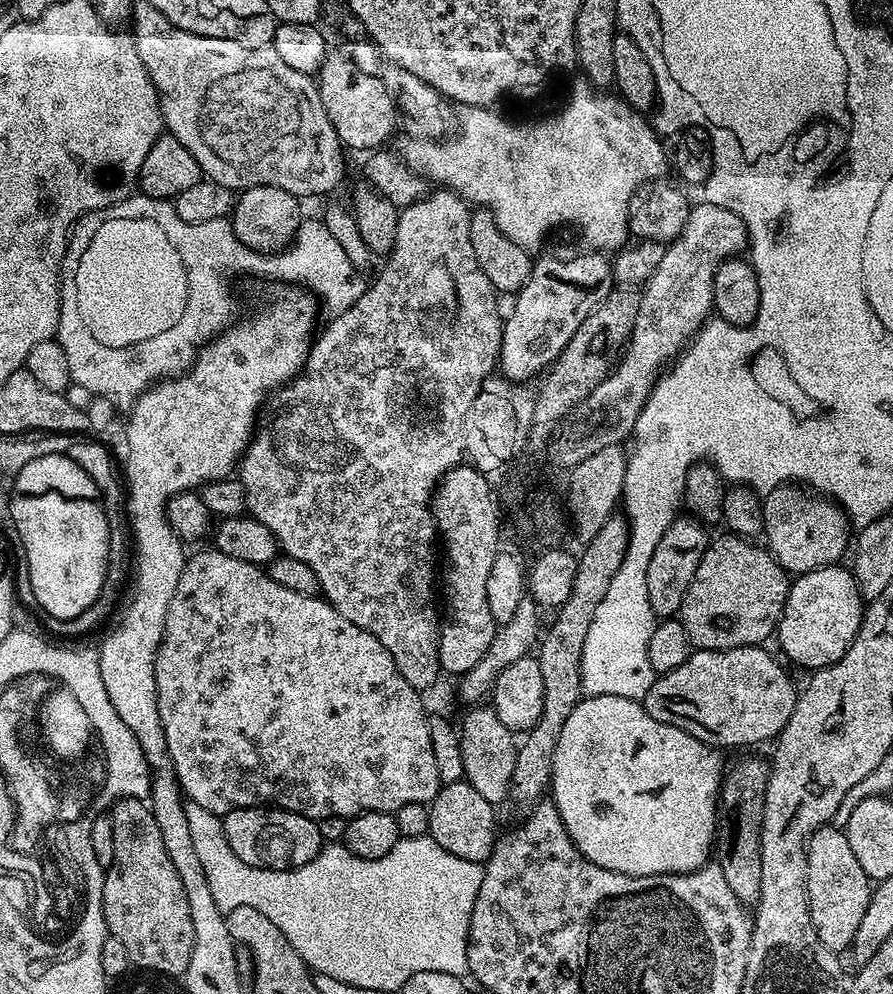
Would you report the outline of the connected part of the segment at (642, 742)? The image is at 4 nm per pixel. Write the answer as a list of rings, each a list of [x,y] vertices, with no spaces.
[[[614,694],[605,696],[584,696],[570,710],[570,718],[566,718],[566,726],[562,726],[562,734],[558,734],[558,746],[552,759],[552,783],[550,799],[560,811],[562,822],[578,850],[586,859],[601,864],[606,870],[614,870],[623,876],[661,876],[671,872],[699,872],[709,863],[710,853],[716,838],[716,801],[720,794],[720,782],[726,771],[726,764],[720,761],[721,753],[710,744],[704,744],[698,738],[686,734],[686,730],[678,730],[678,726],[670,726],[666,722],[658,722],[658,718],[650,718],[646,714],[643,703],[630,698],[618,698]]]

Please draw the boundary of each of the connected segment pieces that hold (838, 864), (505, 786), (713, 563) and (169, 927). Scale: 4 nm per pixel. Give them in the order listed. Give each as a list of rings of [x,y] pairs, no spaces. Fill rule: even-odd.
[[[819,828],[808,839],[807,850],[810,918],[818,938],[831,952],[840,954],[843,948],[844,951],[851,949],[858,922],[862,922],[862,914],[866,914],[866,906],[872,896],[870,881],[858,858],[854,858],[847,835],[839,828]]]
[[[476,706],[465,712],[468,713],[464,721],[458,724],[464,779],[474,786],[474,790],[478,790],[478,794],[482,794],[482,798],[486,798],[486,802],[500,806],[500,803],[508,800],[516,761],[517,737],[506,726],[502,726],[502,718],[498,718],[491,706]]]
[[[723,534],[711,541],[708,549],[702,554],[702,562],[698,562],[698,571],[694,574],[694,582],[686,590],[686,598],[682,602],[678,619],[684,623],[686,634],[690,638],[693,649],[726,650],[741,648],[747,644],[757,646],[765,643],[768,635],[777,631],[780,615],[786,606],[790,587],[789,573],[776,561],[767,547],[760,548],[751,539],[742,536]]]
[[[127,795],[112,805],[110,819],[114,830],[114,858],[104,873],[102,886],[104,925],[108,928],[108,935],[119,938],[126,945],[135,967],[179,977],[190,966],[190,954],[194,950],[194,922],[190,922],[190,902],[186,902],[182,878],[178,878],[178,870],[174,870],[174,862],[170,862],[170,854],[166,854],[152,809],[143,799]]]

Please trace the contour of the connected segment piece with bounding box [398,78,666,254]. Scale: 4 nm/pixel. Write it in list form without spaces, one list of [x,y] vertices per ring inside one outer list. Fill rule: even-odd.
[[[580,78],[572,88],[572,93],[568,96],[568,105],[561,110],[557,116],[548,116],[545,120],[536,120],[533,124],[515,124],[512,120],[507,120],[504,116],[499,116],[496,110],[492,108],[469,108],[465,107],[464,112],[459,113],[458,127],[455,129],[451,138],[438,140],[421,140],[419,138],[408,138],[408,141],[398,149],[399,155],[405,164],[413,171],[419,173],[420,176],[427,178],[429,181],[437,180],[437,185],[443,186],[449,192],[455,192],[462,199],[467,200],[469,205],[476,208],[485,208],[490,214],[494,214],[494,222],[498,222],[498,230],[502,230],[502,234],[506,234],[506,238],[510,238],[512,242],[518,242],[518,246],[529,250],[535,250],[544,240],[544,235],[551,228],[560,228],[563,224],[569,224],[572,228],[580,231],[580,236],[585,240],[589,249],[595,250],[601,254],[615,254],[629,243],[630,233],[628,231],[628,207],[632,205],[634,197],[649,182],[656,182],[661,179],[660,176],[664,172],[664,164],[666,168],[666,148],[663,148],[661,137],[658,135],[655,127],[651,123],[648,124],[643,115],[637,112],[627,104],[619,95],[613,94],[608,90],[601,90],[588,83],[587,80]]]

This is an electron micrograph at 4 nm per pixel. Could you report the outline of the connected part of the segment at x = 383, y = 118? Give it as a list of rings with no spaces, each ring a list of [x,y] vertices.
[[[332,50],[324,57],[320,67],[318,87],[326,118],[330,118],[330,126],[334,126],[345,149],[357,148],[358,151],[367,153],[369,150],[383,149],[387,145],[384,143],[391,138],[392,131],[396,128],[398,109],[380,76],[362,74],[347,55],[339,56],[336,50]]]

